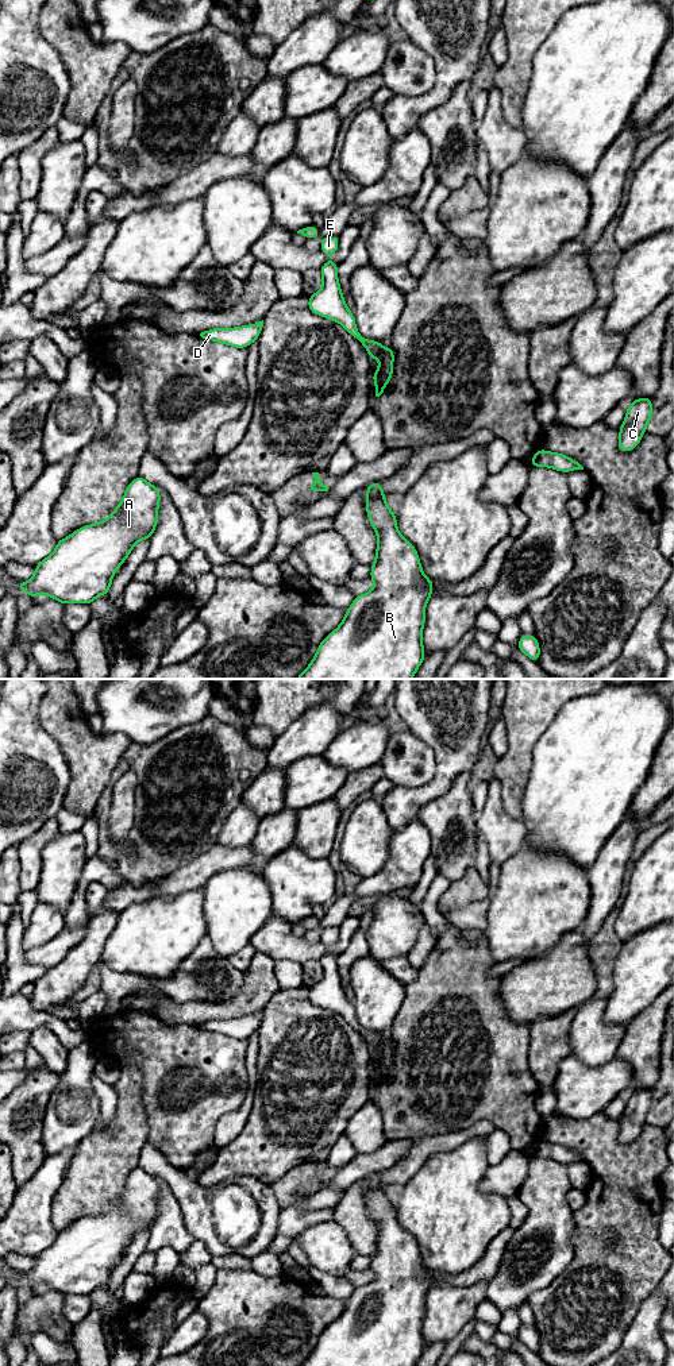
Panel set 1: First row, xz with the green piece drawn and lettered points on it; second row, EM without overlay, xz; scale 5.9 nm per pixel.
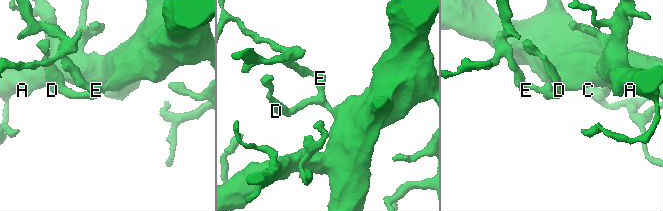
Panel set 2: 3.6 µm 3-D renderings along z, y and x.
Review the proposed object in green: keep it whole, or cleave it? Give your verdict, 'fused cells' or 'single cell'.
single cell

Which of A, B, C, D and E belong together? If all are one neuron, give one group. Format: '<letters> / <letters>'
A B C D E

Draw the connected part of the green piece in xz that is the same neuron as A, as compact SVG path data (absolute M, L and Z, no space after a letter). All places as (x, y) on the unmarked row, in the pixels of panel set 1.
M138 1166L128 1174L118 1199L104 1212L85 1216L66 1230L59 1230L53 1245L34 1258L34 1267L27 1273L16 1273L16 1281L24 1281L31 1290L47 1285L63 1296L90 1296L100 1286L107 1286L115 1263L134 1236L151 1230L158 1215L159 1193L159 1180Z

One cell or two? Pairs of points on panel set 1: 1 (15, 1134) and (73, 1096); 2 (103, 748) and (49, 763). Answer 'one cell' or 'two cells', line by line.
1: two cells
2: two cells

